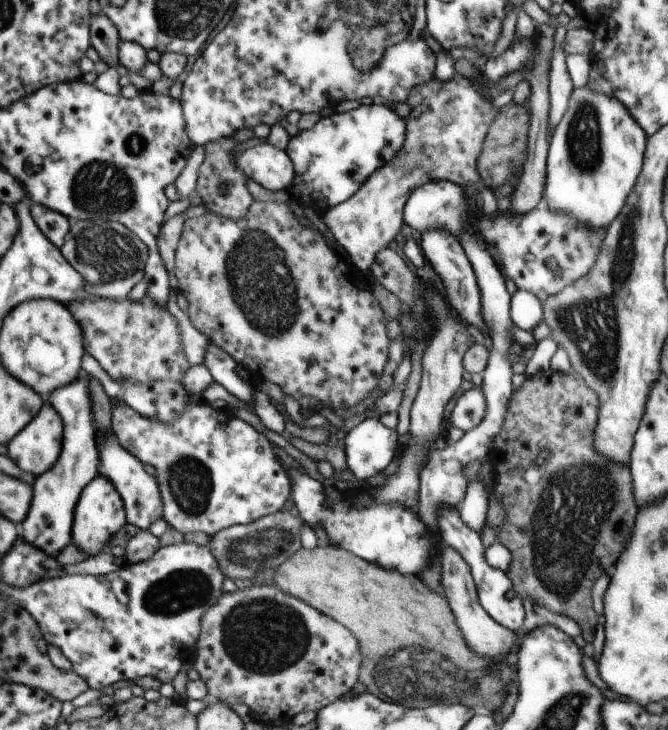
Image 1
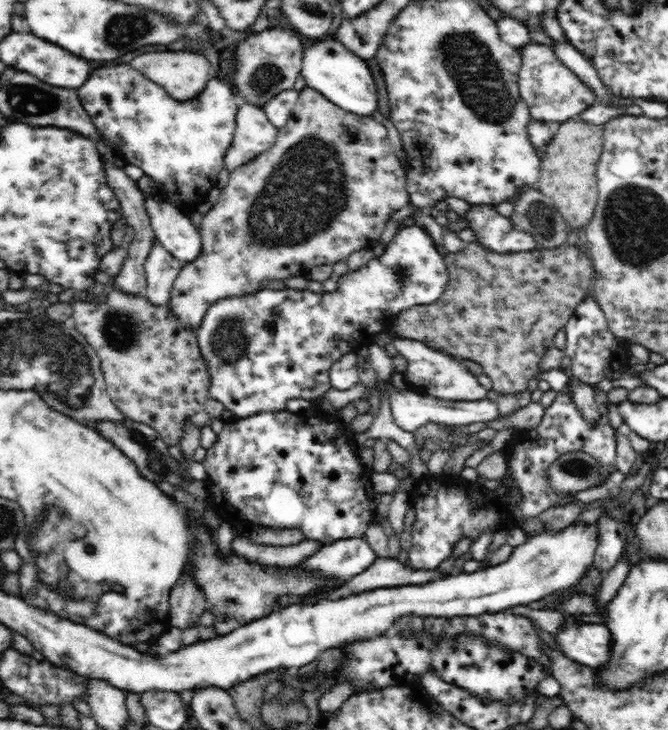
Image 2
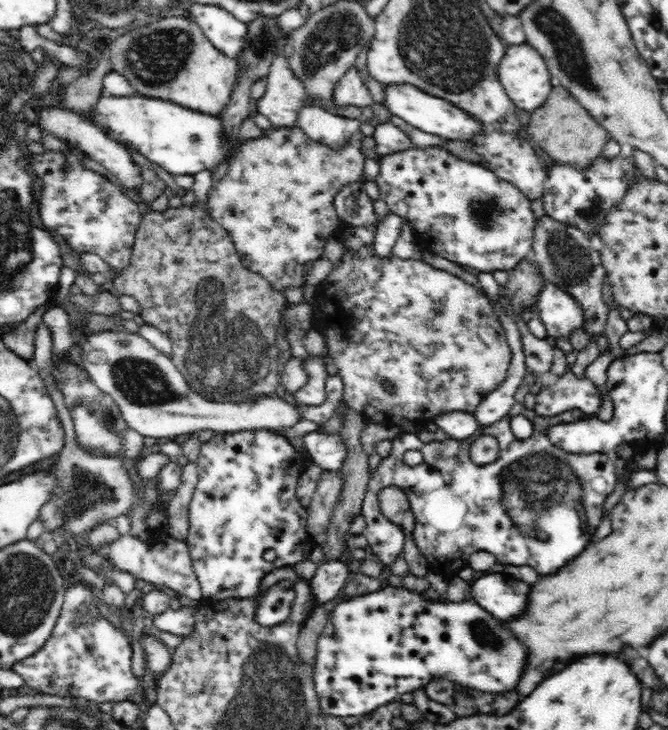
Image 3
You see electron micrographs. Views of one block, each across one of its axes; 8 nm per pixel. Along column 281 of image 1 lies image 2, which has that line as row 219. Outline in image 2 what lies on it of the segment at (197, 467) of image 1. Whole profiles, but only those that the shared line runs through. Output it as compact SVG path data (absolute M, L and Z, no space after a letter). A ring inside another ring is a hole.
M471 204L470 212L462 219L476 235L476 243L488 251L509 254L532 252L537 250L537 243L531 234L513 226L509 218L504 218L495 206Z

